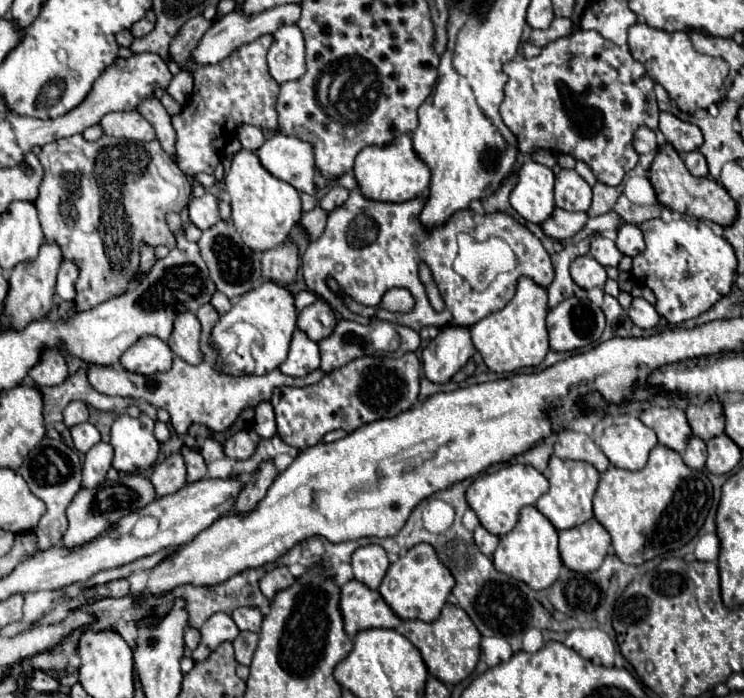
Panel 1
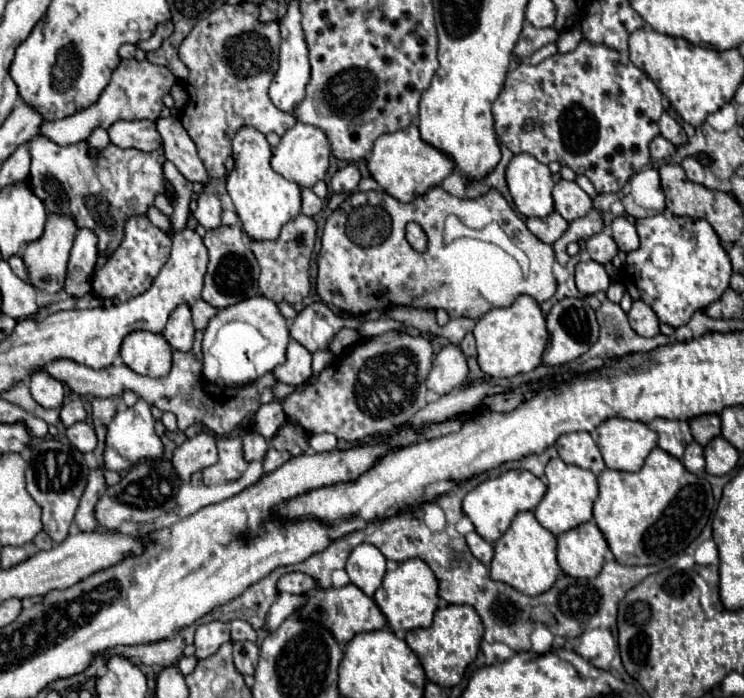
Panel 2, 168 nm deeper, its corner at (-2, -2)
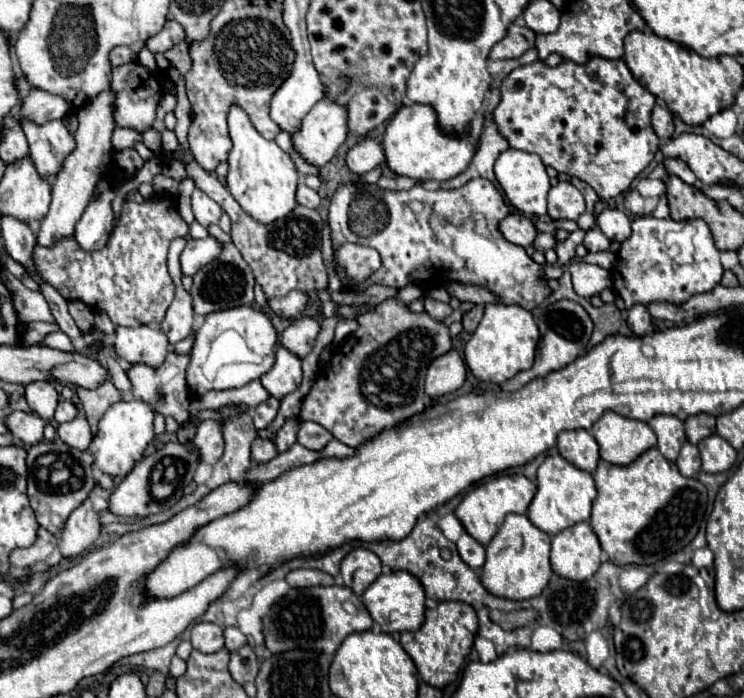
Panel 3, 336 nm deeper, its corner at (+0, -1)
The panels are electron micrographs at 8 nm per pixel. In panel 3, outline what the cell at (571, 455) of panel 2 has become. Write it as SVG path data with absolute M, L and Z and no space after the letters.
M564 430L558 434L558 452L580 470L594 472L598 466L598 444L588 430Z

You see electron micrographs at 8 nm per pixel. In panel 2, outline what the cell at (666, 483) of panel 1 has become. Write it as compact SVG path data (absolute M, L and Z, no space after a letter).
M654 447L650 451L644 467L636 473L604 469L598 475L598 485L600 485L600 495L594 503L594 521L602 531L614 559L620 565L658 565L662 563L662 559L670 559L674 555L684 553L684 549L704 529L714 507L710 483L704 477L686 471L680 459L668 455L660 447Z

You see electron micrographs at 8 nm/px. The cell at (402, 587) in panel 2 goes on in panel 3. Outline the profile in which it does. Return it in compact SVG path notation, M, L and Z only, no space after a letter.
M394 570L390 574L378 576L362 594L362 602L366 604L372 620L378 622L382 632L388 634L406 632L406 630L414 632L424 622L424 612L426 612L424 590L422 586L418 586L418 578L414 578L414 574L406 574L406 570Z

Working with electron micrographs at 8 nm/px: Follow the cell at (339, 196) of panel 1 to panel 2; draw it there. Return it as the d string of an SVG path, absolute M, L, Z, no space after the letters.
M348 163L344 169L340 169L340 171L332 177L332 189L334 189L336 193L356 191L360 179L362 179L360 169L358 169L354 163Z

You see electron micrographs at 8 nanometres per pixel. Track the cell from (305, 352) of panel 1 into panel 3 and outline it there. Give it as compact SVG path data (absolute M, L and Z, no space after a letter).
M278 346L276 350L276 362L270 372L266 372L262 378L262 386L278 400L282 400L286 394L294 392L302 382L302 360L296 354L290 354L284 346Z

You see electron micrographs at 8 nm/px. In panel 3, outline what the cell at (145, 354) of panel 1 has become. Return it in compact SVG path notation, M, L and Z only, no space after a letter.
M118 326L114 350L130 364L146 364L150 368L158 368L168 354L168 338L164 332L150 326Z

